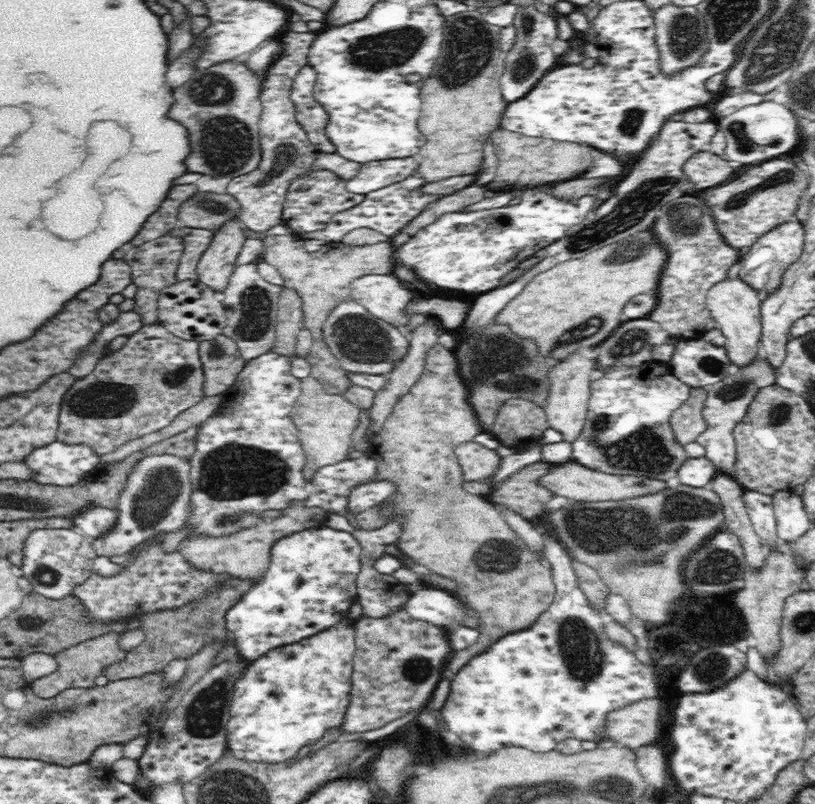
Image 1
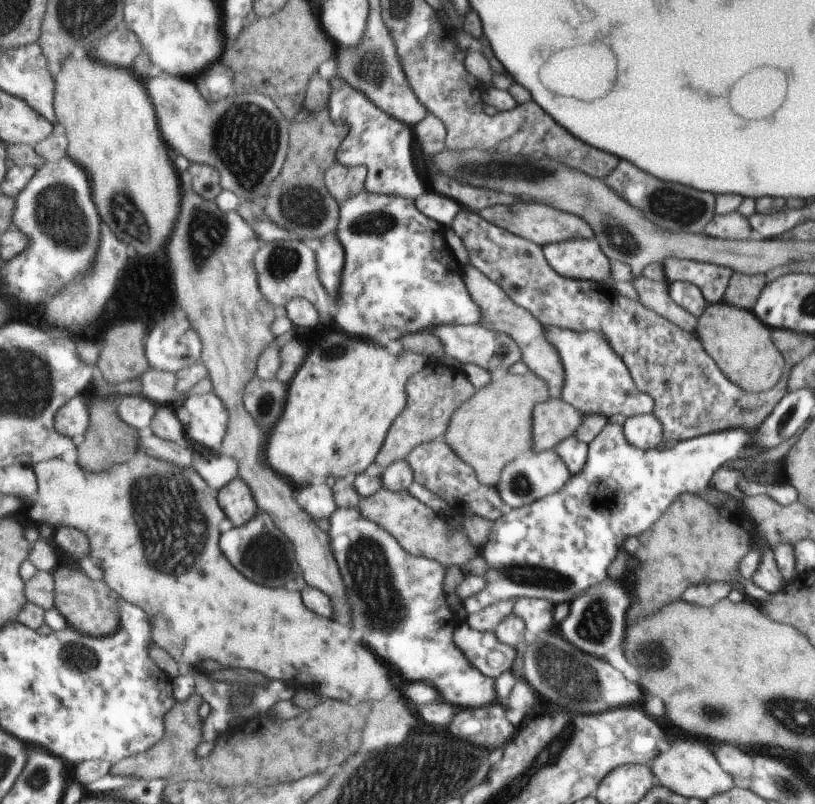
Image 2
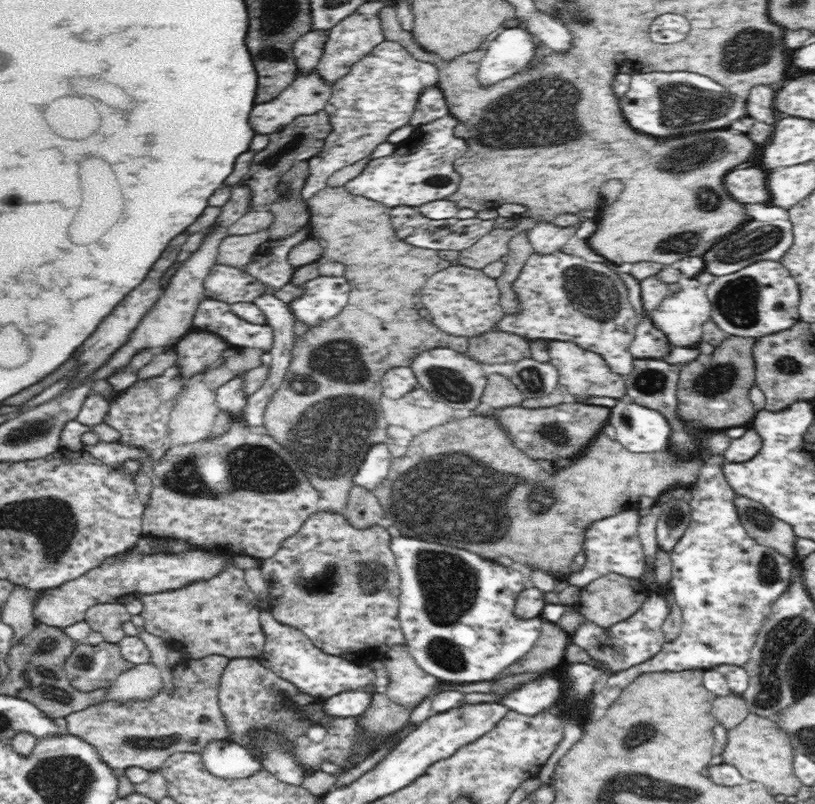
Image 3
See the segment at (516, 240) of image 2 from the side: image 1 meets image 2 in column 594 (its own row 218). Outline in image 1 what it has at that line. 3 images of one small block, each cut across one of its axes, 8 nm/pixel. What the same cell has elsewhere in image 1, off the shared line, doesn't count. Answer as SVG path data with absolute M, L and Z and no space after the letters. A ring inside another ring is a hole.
M328 169L313 171L309 175L304 174L292 180L283 204L282 222L290 226L295 234L307 236L322 230L335 214L360 204L364 199L365 195L346 190L346 180L335 172Z

